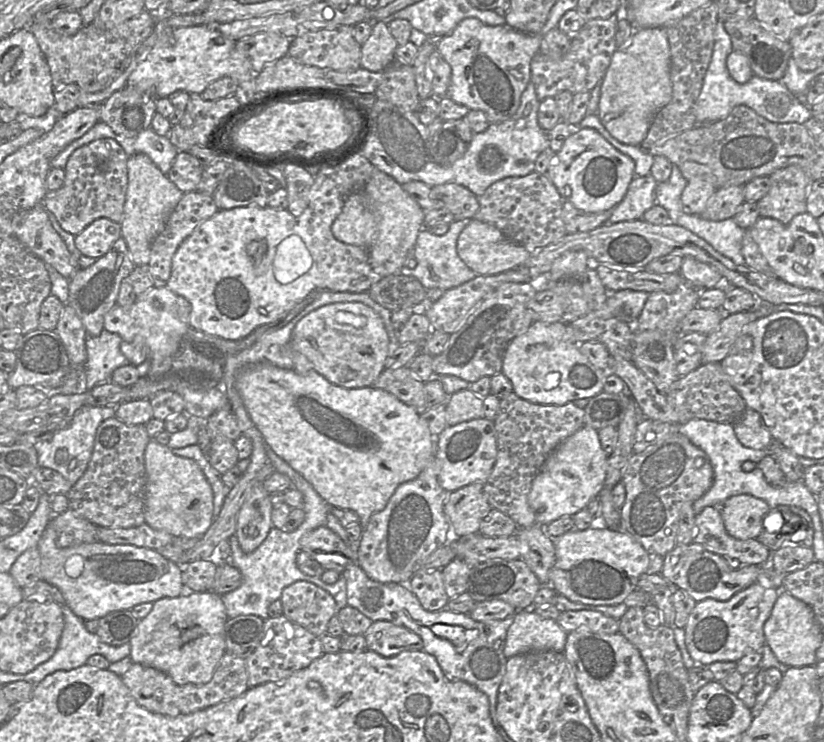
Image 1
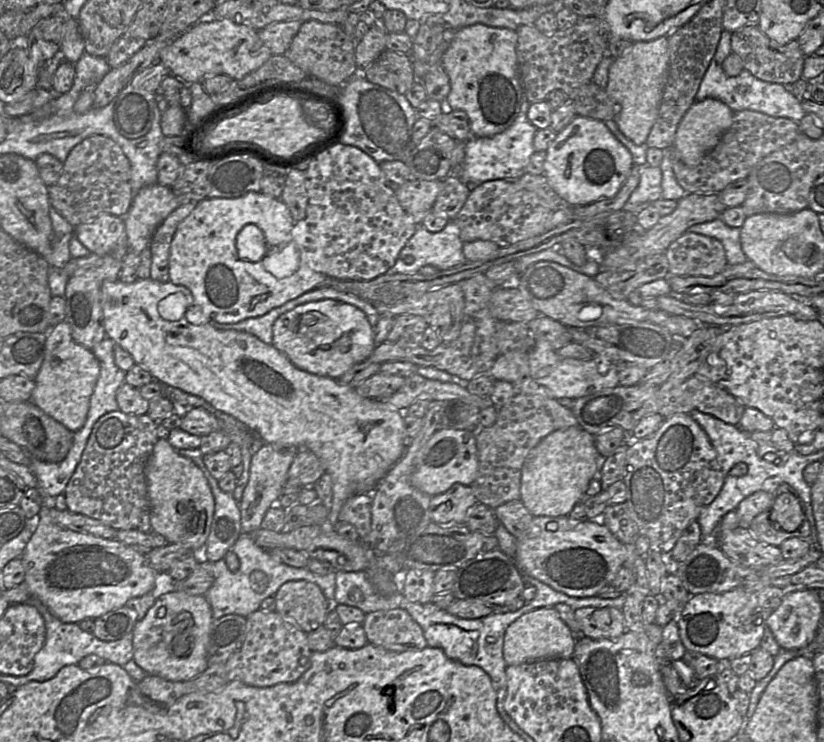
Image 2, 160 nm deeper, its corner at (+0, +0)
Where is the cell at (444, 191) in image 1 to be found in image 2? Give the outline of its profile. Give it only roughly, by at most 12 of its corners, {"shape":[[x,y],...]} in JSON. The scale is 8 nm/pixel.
{"shape":[[412,179],[393,188],[402,208],[421,225],[444,180]]}

